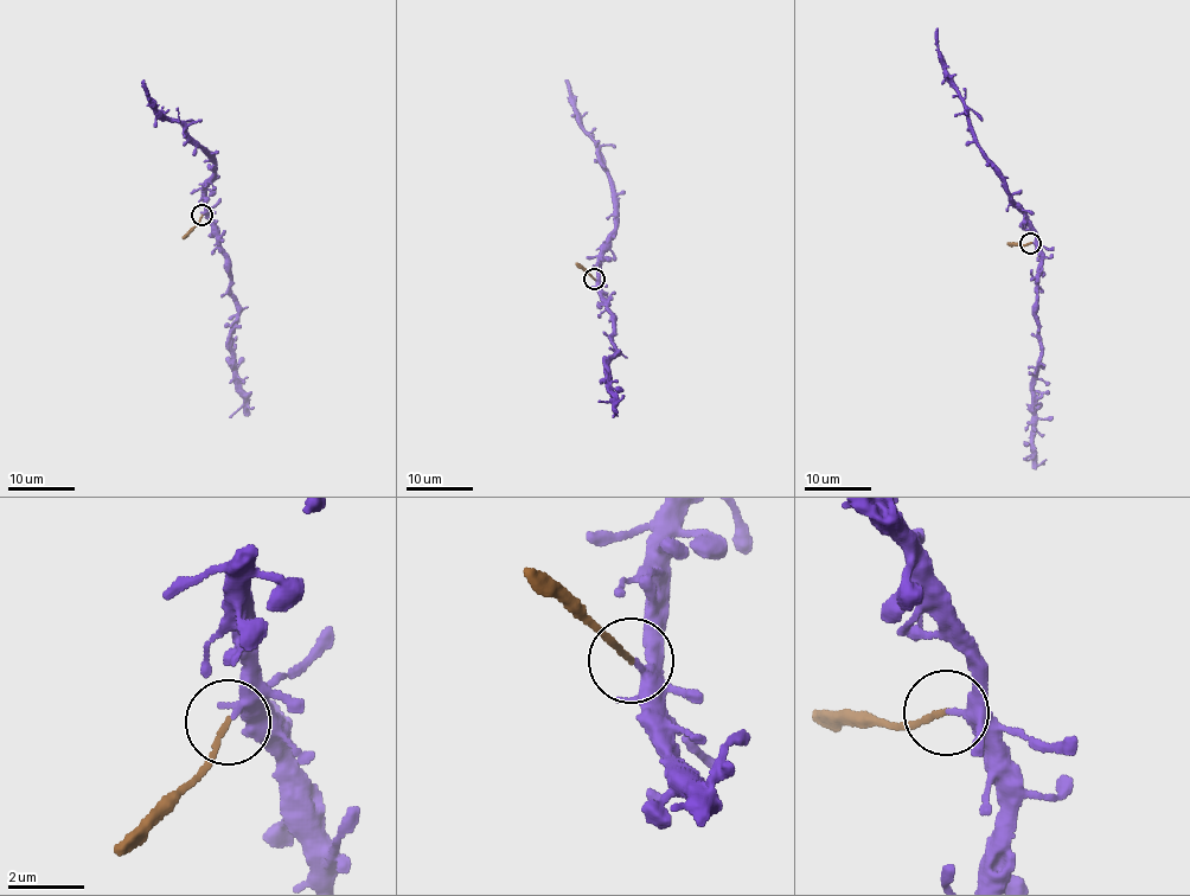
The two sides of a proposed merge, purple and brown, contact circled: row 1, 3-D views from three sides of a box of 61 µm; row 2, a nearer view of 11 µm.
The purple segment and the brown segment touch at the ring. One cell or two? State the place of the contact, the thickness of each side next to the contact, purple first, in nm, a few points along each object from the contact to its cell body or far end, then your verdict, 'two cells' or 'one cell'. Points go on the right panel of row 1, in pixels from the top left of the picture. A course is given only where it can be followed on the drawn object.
at (1030, 243); 240 nm thick on the purple side, 130 nm on the other; purple runs (1030, 242), (1035, 243), (1035, 230), (970, 123), (939, 49), (938, 27); brown runs (1030, 243), (1008, 243); two cells

